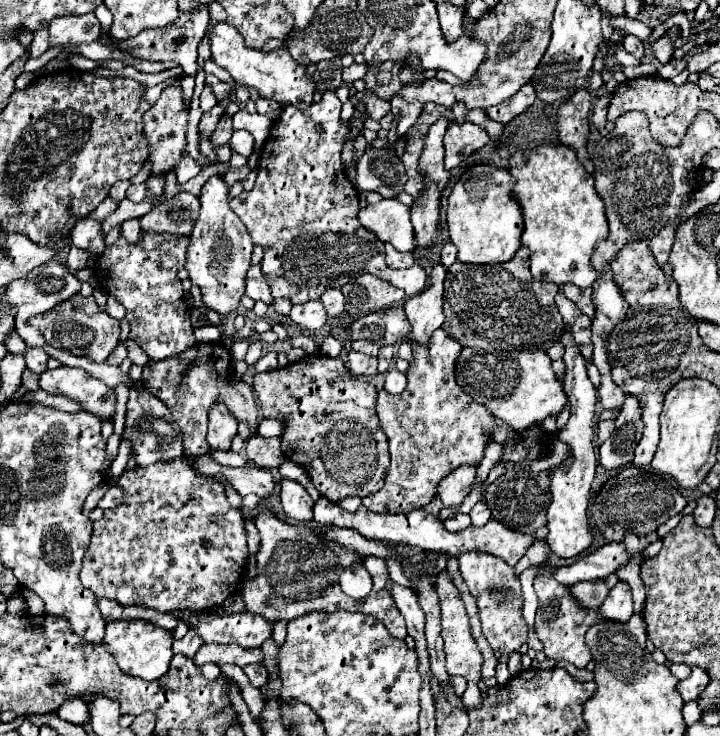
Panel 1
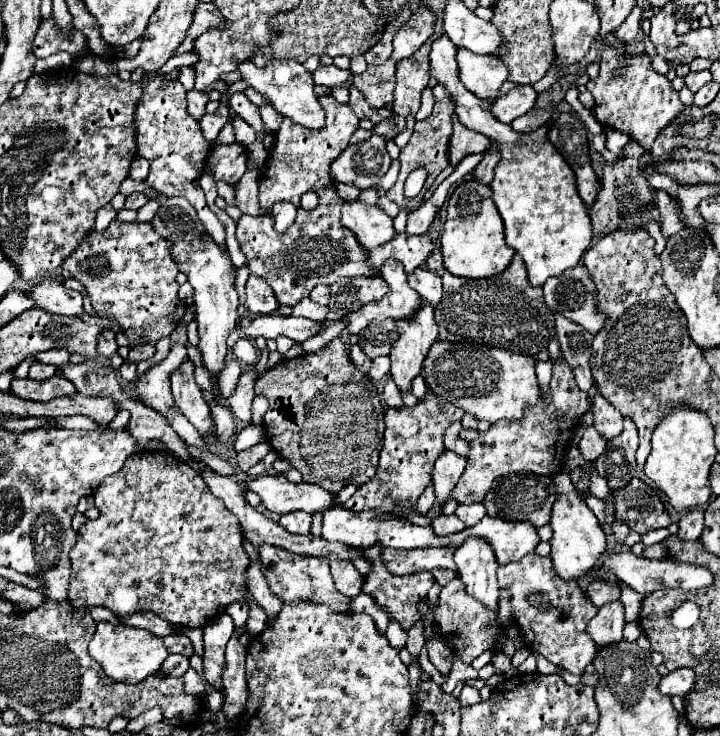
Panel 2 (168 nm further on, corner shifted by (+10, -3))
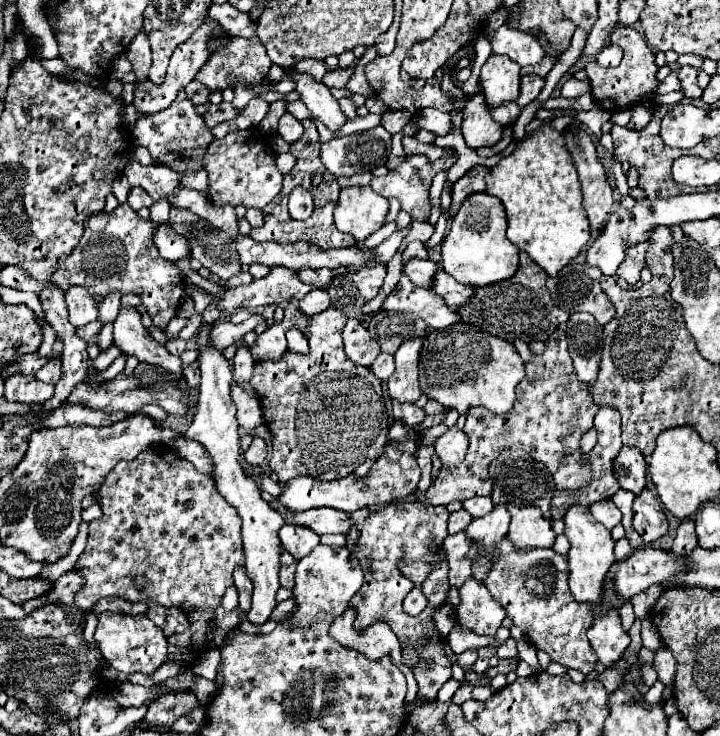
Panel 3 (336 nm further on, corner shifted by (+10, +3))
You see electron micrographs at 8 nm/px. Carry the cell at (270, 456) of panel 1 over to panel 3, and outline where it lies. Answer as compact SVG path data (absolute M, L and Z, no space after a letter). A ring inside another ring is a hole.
M254 437L250 449L244 453L244 461L250 463L250 465L262 465L268 457L268 445L264 439L260 437Z

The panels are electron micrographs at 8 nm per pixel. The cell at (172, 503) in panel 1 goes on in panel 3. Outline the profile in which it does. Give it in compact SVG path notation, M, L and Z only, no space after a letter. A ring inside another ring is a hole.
M158 445L158 447L150 447L148 451L140 453L134 461L120 461L108 475L106 481L102 483L100 489L102 501L102 517L98 521L90 523L90 533L88 533L88 541L86 541L86 549L80 555L80 559L76 561L80 567L80 573L86 577L86 585L84 589L76 595L76 605L84 611L90 611L102 597L122 597L126 601L134 601L134 603L148 603L148 601L156 601L164 607L180 607L184 611L194 611L194 609L216 609L220 605L220 599L224 595L224 589L230 587L232 581L232 573L238 565L244 563L244 553L242 553L242 537L240 537L240 525L242 521L238 521L238 513L236 509L228 503L222 501L222 495L218 493L218 489L214 489L214 481L210 475L206 473L198 473L194 469L194 465L190 465L190 461L182 461L182 457L178 457L168 445Z

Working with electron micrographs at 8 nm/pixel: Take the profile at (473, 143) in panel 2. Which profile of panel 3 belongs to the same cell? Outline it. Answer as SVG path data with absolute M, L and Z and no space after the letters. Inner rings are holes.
M478 93L472 97L464 109L462 119L462 135L466 143L474 149L478 147L494 147L502 139L504 127L492 117L490 105Z

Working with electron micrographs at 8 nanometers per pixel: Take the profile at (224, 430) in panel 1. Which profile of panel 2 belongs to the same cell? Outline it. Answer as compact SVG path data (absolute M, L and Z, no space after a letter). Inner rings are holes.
M184 361L170 377L172 395L178 409L188 417L188 421L198 429L202 437L214 433L214 419L208 403L202 397L200 387L194 381L194 363Z

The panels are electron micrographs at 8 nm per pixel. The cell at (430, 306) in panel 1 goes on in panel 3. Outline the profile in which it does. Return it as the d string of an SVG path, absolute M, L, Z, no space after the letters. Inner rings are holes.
M410 339L396 351L396 371L388 379L388 395L398 403L414 403L422 391L418 385L418 353L424 339Z

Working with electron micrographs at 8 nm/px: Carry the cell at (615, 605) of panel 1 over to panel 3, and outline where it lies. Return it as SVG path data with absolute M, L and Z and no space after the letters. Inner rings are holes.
M608 609L594 621L588 631L588 639L598 655L598 661L606 667L616 665L622 659L626 647L630 645L630 637L628 633L624 633L616 609Z

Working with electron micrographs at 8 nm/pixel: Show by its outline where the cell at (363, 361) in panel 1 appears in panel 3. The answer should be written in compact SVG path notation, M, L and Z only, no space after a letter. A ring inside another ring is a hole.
M348 319L344 327L344 345L348 359L364 367L370 367L380 353L380 345L370 337L358 319Z

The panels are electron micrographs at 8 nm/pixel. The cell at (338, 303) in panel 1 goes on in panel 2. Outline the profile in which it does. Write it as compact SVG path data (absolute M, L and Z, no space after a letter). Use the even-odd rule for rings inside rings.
M318 285L314 287L314 291L310 293L310 299L318 305L328 305L330 303L330 289L326 285Z

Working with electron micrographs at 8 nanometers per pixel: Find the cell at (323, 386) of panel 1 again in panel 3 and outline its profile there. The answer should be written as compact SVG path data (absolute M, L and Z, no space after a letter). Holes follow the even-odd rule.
M330 307L324 313L310 317L310 325L304 333L308 339L308 353L286 351L278 361L258 361L250 385L258 393L262 403L266 427L272 433L272 457L270 469L278 475L278 483L286 487L286 481L294 477L314 477L322 481L334 481L356 471L368 459L378 459L384 453L388 435L388 413L382 399L382 385L378 377L362 365L354 365L344 353L342 329L348 317Z

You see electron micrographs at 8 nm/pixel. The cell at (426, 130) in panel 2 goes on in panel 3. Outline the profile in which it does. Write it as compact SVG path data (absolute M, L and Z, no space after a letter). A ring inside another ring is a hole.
M448 153L436 161L428 161L426 155L410 155L406 157L396 169L388 171L386 177L374 177L372 179L372 189L380 195L384 195L386 199L388 197L396 197L402 205L402 211L406 211L408 215L412 215L412 219L420 219L420 221L428 221L430 217L430 209L432 209L432 203L430 203L430 185L432 185L432 179L438 171L446 171L454 165L456 161L456 153Z

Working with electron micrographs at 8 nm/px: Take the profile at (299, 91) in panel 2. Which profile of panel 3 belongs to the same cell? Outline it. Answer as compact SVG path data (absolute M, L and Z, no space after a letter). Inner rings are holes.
M288 69L288 77L296 81L296 91L302 95L304 105L314 113L314 117L322 121L330 131L340 131L348 117L338 107L338 101L334 99L330 89L324 83L314 81L310 75L300 75L294 69Z

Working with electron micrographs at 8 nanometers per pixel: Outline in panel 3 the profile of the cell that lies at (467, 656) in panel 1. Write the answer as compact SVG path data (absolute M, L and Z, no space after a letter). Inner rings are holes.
M468 579L460 589L460 607L456 623L472 629L478 635L494 635L506 617L502 605L494 601L484 583Z

